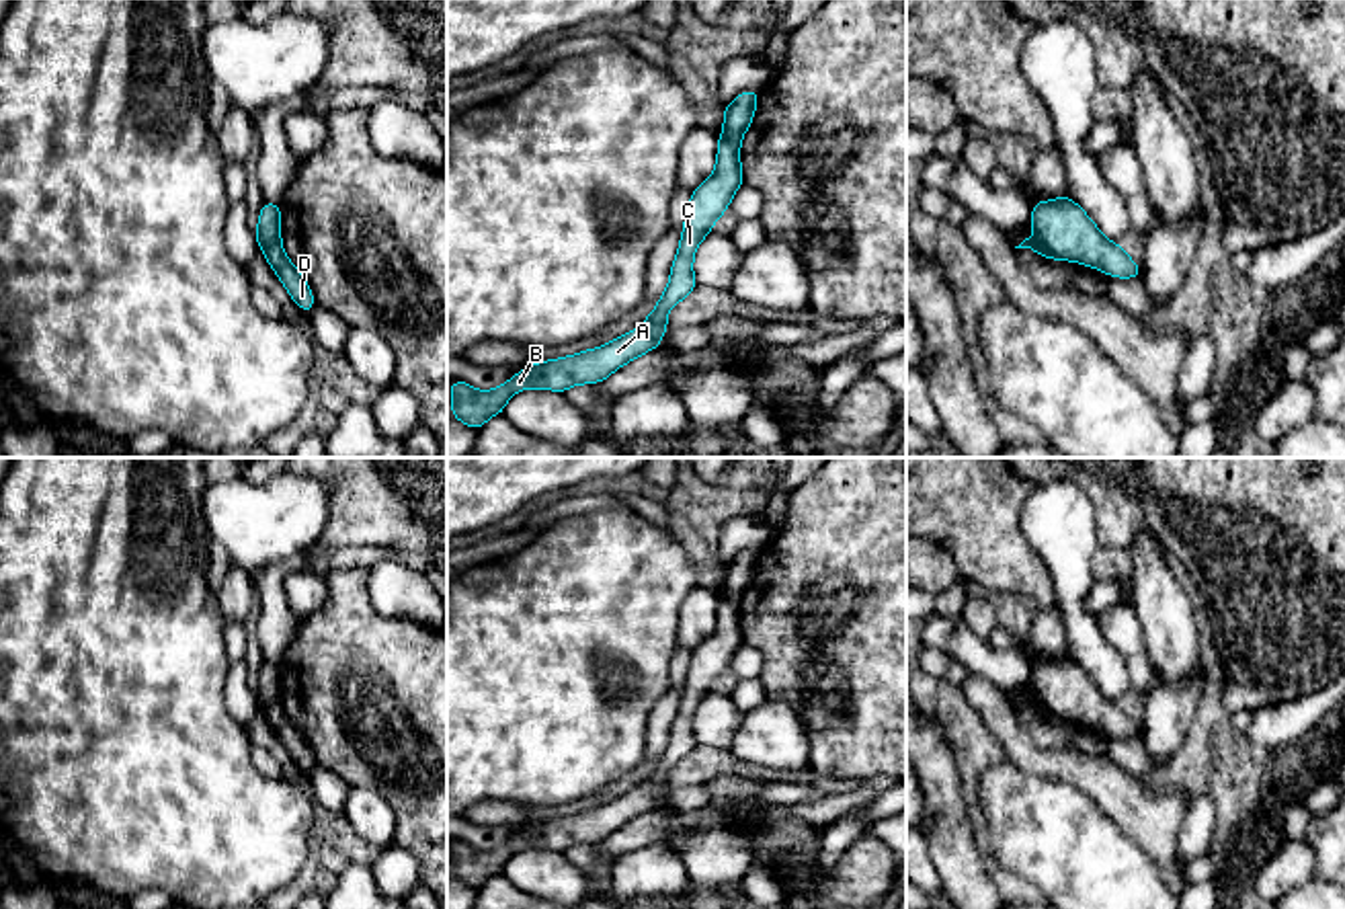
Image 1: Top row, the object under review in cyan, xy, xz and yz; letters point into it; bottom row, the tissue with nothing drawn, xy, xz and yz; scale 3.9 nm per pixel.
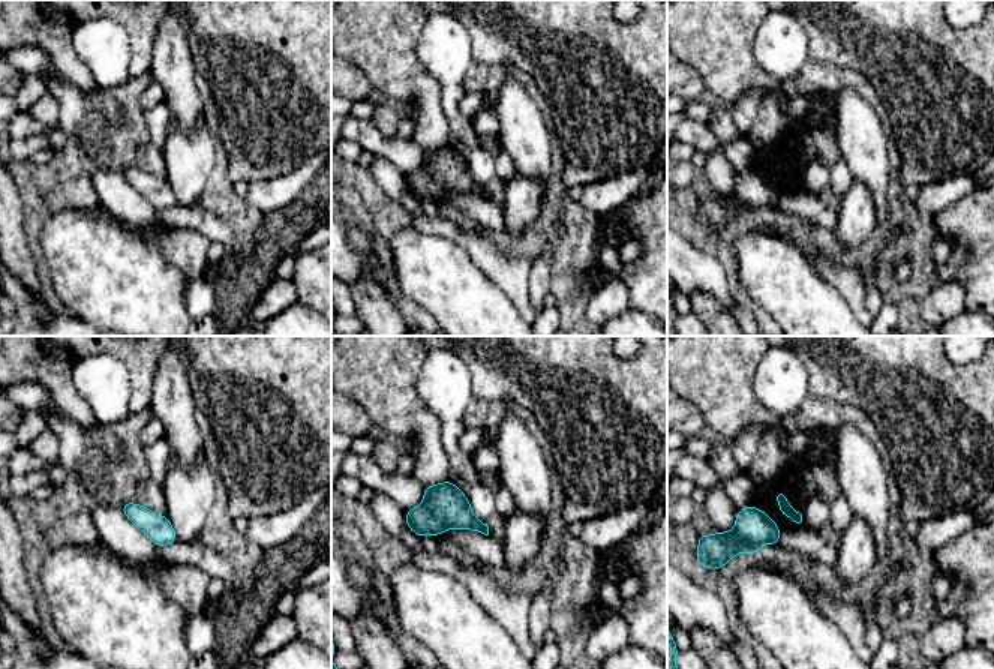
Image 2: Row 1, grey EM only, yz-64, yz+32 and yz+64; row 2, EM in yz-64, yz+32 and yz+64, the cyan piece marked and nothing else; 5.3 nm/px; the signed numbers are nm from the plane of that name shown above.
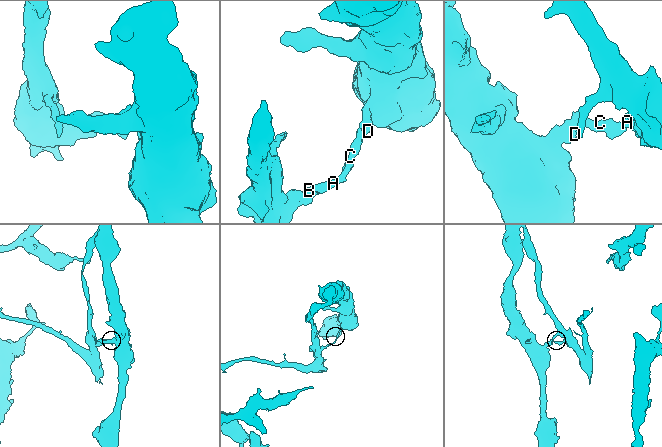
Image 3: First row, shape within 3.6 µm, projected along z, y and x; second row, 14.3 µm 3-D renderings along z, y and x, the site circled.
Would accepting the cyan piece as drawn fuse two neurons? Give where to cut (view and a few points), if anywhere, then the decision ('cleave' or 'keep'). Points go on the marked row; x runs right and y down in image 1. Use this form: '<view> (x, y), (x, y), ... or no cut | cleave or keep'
yz (1036, 239), (1054, 259) | cleave

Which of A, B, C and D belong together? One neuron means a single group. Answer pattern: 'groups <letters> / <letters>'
groups A B C / D

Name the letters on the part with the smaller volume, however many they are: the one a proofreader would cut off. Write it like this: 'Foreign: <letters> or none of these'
Foreign: A, B, C

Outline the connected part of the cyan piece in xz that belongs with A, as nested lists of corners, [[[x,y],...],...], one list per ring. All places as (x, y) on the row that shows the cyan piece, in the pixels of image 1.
[[[720,135],[716,170],[689,197],[679,252],[670,267],[670,281],[654,312],[638,328],[603,347],[531,363],[494,390],[480,392],[463,380],[453,380],[449,390],[453,419],[480,431],[490,417],[502,414],[508,398],[521,390],[541,388],[564,394],[576,384],[601,384],[621,365],[660,347],[668,328],[668,310],[697,287],[693,256],[699,242],[711,234],[711,226],[728,211],[732,195],[742,185],[740,144]]]

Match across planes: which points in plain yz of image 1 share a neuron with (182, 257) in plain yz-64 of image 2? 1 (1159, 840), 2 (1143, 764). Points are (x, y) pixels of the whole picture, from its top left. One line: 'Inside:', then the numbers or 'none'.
Inside: 1

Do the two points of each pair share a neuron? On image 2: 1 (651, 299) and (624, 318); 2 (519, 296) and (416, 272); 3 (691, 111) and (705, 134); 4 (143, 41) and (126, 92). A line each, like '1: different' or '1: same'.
1: different
2: different
3: different
4: different

